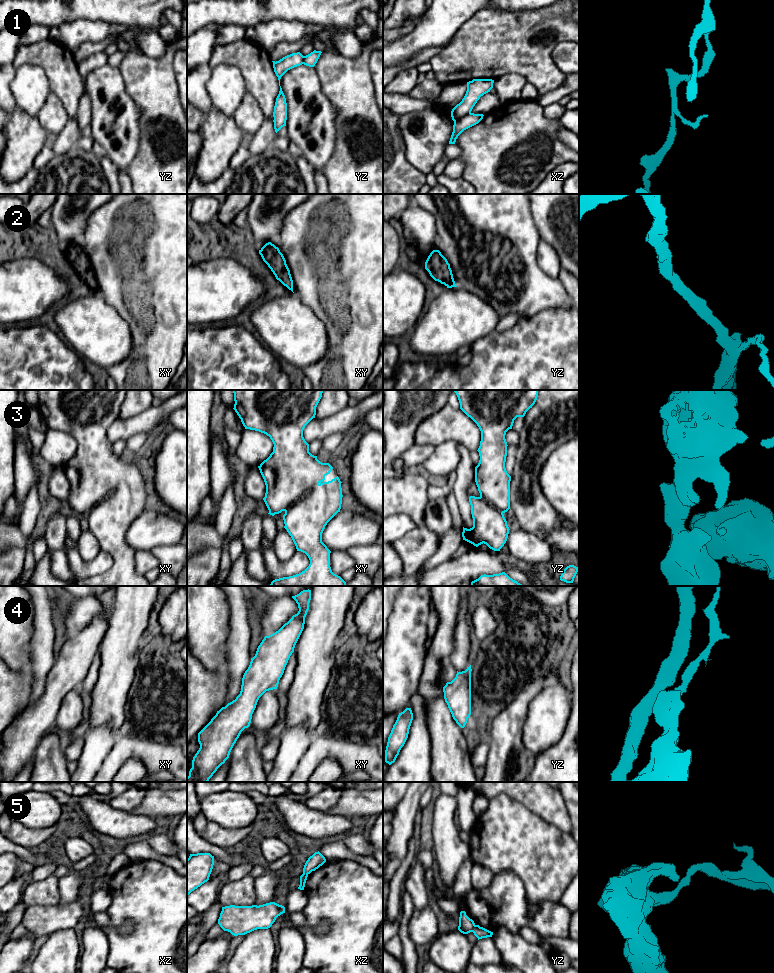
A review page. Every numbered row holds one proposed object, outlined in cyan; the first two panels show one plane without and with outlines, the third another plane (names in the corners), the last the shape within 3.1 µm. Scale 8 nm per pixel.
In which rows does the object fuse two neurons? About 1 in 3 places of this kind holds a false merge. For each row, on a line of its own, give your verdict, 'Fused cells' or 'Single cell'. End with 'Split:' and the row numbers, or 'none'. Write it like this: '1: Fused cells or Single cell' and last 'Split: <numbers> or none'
1: Fused cells
2: Single cell
3: Single cell
4: Single cell
5: Fused cells
Split: 1, 5

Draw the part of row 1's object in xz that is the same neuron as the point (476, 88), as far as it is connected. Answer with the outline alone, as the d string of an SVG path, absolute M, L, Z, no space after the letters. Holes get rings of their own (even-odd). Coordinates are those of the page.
M473 79L467 82L467 91L464 98L451 111L452 120L457 121L471 113L480 97L493 88L493 83L494 80L492 79Z

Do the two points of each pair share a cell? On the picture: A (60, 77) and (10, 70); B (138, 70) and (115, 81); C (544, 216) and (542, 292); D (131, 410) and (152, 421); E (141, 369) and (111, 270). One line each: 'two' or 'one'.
A: two
B: two
C: two
D: two
E: one

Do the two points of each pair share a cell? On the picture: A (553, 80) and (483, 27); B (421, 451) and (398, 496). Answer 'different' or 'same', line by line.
A: same
B: different

